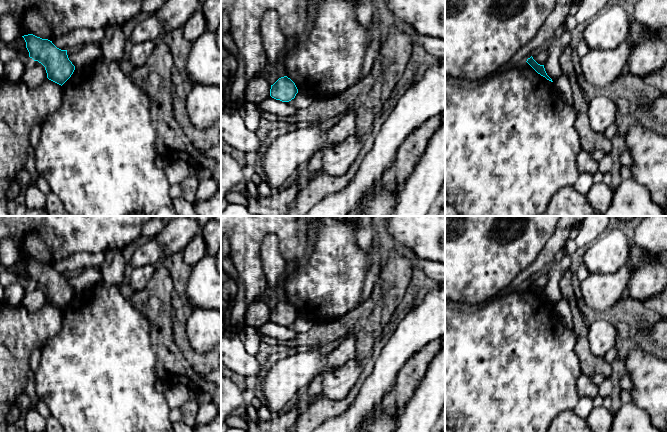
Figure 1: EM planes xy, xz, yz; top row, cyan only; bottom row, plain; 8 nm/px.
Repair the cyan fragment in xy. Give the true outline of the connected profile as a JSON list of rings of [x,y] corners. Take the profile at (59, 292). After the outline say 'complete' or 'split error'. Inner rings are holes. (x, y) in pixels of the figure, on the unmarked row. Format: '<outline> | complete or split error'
[[[33,258],[22,261],[26,266],[29,281],[45,291],[49,304],[62,310],[75,294],[75,290],[68,282],[67,274],[61,274],[52,265]]] | complete

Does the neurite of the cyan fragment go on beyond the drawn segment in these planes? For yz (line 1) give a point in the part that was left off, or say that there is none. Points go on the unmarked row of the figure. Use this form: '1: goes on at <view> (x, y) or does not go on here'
1: does not go on here

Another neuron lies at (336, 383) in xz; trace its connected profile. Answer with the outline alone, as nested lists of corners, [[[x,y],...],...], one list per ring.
[[[357,357],[344,365],[324,371],[322,375],[322,395],[330,400],[345,398],[353,388],[364,369],[365,359]]]

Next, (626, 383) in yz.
[[[629,374],[623,375],[620,379],[620,386],[622,390],[630,391],[633,388],[633,382]]]

